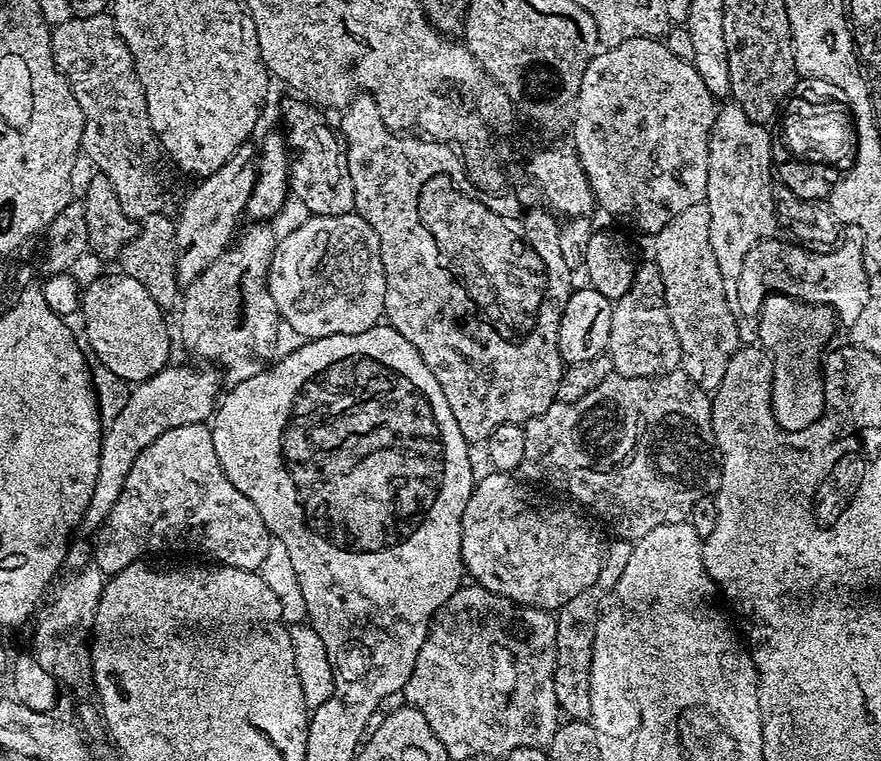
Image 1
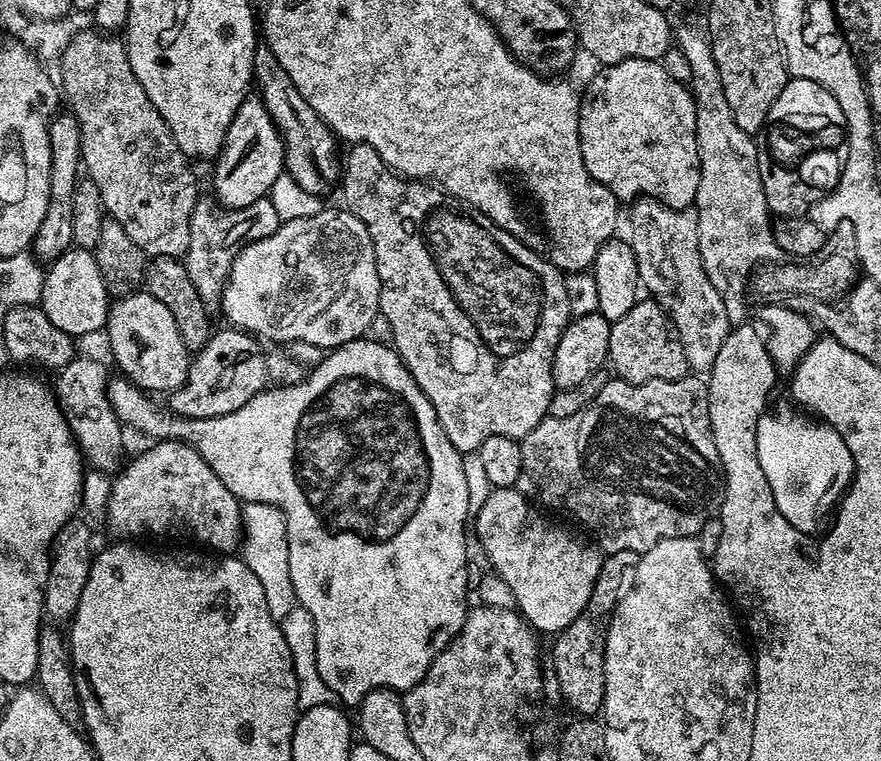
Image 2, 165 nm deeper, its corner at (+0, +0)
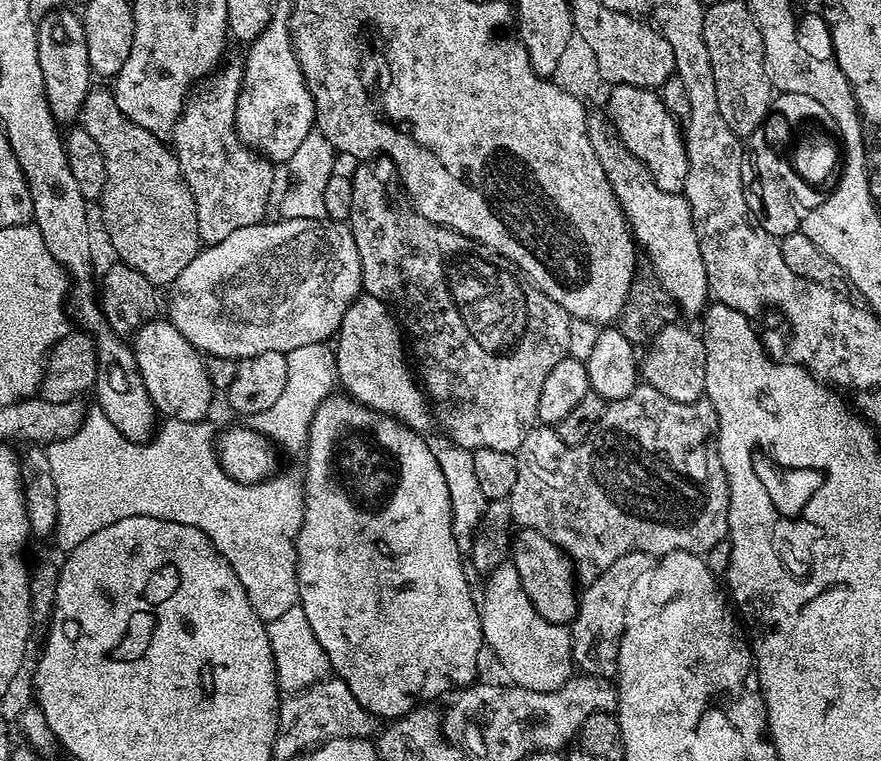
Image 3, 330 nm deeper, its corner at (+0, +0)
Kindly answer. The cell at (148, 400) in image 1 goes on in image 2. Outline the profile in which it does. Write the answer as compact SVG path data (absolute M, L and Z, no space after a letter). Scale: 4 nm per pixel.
M231 326L213 331L206 346L191 357L186 382L177 392L171 393L170 407L177 416L191 420L198 418L218 418L230 414L250 398L263 392L268 379L268 358L261 341L257 337Z

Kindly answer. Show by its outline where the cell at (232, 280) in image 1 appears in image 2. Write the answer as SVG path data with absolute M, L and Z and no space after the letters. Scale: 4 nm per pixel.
M200 198L196 201L190 218L188 251L182 259L190 274L190 282L194 282L194 290L198 290L198 298L205 308L212 310L215 309L215 304L217 307L223 301L224 287L236 255L247 244L253 244L277 232L281 221L268 198L250 202L250 206L245 208L225 208L209 200Z

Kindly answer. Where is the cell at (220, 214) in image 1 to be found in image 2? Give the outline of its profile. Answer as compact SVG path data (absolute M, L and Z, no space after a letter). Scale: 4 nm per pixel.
M249 98L238 106L238 114L234 114L226 130L224 147L215 157L215 164L216 177L212 184L216 187L215 199L223 207L245 208L250 202L258 202L269 195L274 180L284 172L284 139L263 100Z

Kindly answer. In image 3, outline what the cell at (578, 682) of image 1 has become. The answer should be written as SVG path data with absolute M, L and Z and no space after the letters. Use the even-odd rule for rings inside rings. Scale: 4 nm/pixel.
M641 552L622 554L614 566L606 566L594 582L590 582L579 593L576 616L570 622L572 633L572 663L585 676L615 677L618 670L620 635L624 632L626 606L630 602L630 590L634 582L655 566L657 557ZM585 591L585 592L584 592Z

